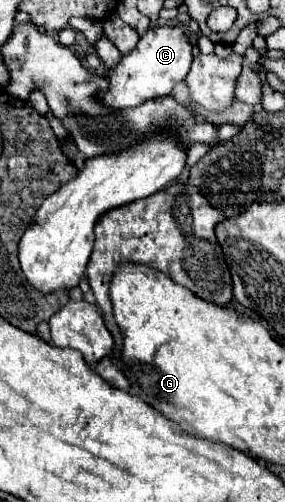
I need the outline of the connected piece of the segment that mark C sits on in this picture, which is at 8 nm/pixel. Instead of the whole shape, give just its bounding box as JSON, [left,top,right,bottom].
[96,27,192,109]

